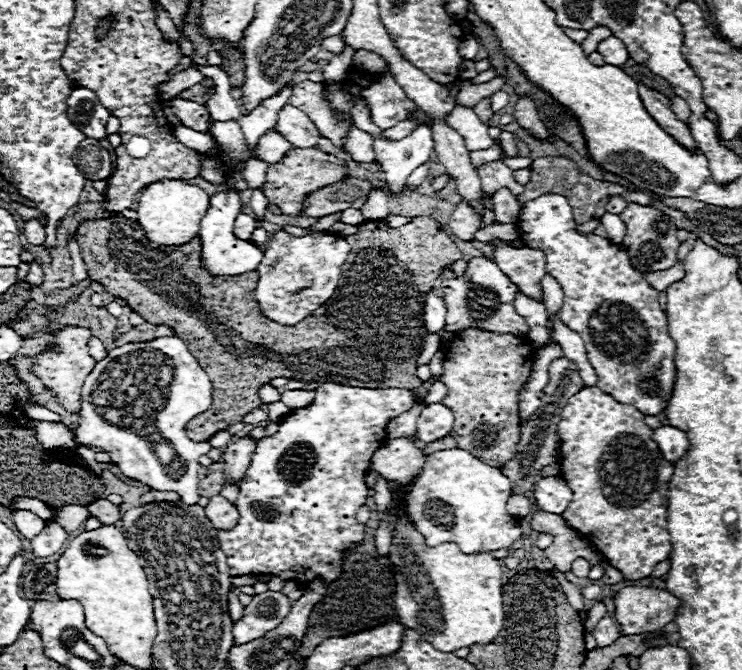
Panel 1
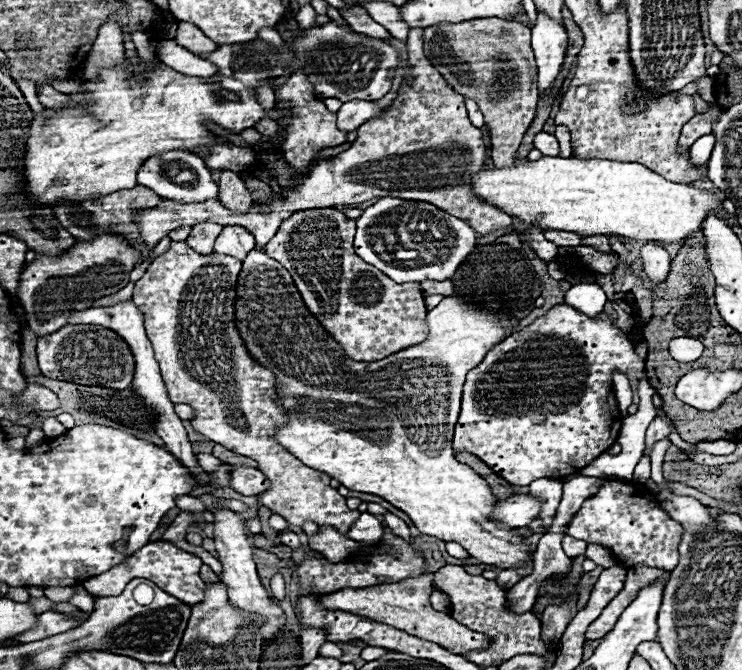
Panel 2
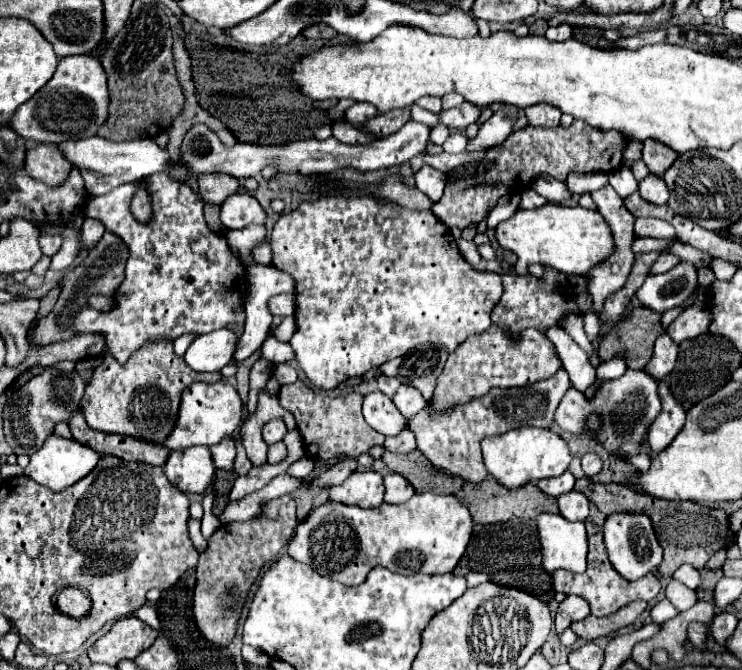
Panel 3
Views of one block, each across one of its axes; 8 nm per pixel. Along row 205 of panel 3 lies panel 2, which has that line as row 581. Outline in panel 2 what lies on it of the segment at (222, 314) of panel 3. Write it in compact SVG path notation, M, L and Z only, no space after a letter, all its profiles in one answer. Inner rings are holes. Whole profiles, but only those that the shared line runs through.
M152 542L152 544L146 544L140 552L136 552L132 558L128 558L124 564L108 570L100 576L92 576L92 580L86 580L82 586L90 594L96 594L96 596L118 596L124 590L124 586L128 584L128 580L148 578L158 588L162 588L164 592L176 596L178 600L186 602L188 606L194 606L194 604L202 602L204 586L206 586L198 576L200 566L202 566L202 560L196 554L180 550L180 548L176 548L174 544L168 544L168 542Z

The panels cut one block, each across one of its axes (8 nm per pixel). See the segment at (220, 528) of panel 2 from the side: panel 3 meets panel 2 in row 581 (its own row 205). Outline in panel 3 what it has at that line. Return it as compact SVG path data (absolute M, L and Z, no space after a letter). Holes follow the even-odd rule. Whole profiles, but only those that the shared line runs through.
M236 192L220 206L220 220L226 228L244 228L248 224L264 224L266 214L252 194Z

